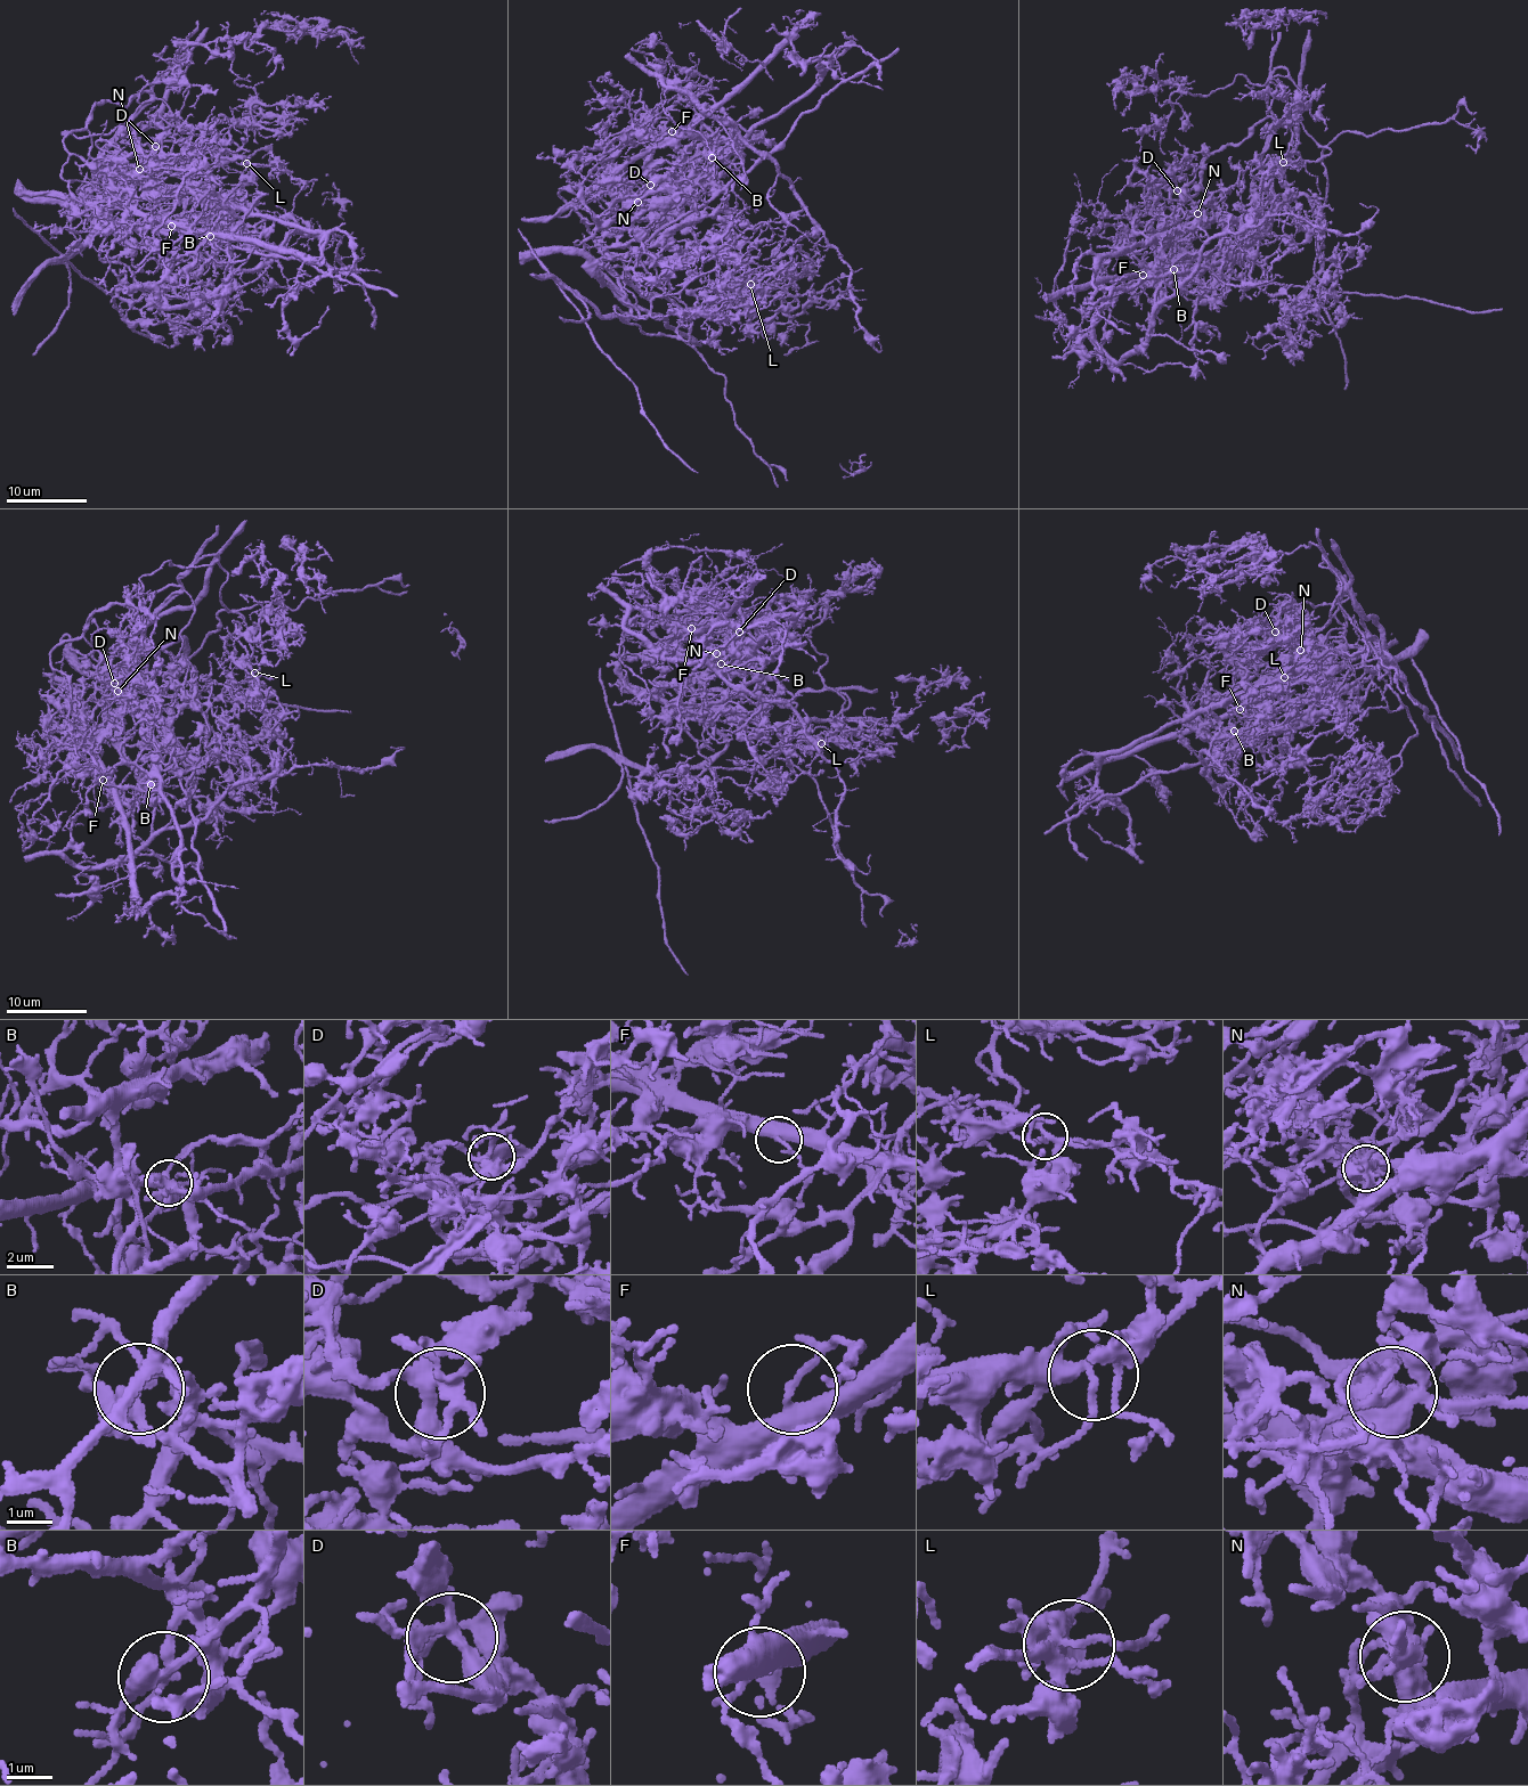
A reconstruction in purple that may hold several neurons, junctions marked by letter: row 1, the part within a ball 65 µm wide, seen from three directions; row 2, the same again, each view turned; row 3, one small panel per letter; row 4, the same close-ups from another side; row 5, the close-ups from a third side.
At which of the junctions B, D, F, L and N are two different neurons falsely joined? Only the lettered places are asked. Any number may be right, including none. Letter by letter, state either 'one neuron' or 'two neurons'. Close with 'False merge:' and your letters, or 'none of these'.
B: two neurons
D: one neuron
F: two neurons
L: one neuron
N: two neurons
False merge: B, F, N

